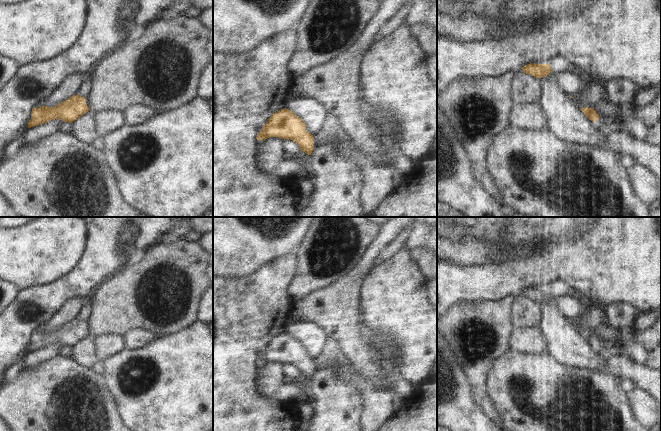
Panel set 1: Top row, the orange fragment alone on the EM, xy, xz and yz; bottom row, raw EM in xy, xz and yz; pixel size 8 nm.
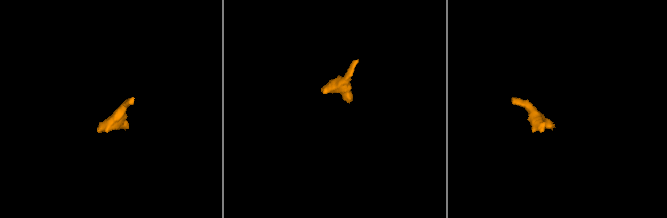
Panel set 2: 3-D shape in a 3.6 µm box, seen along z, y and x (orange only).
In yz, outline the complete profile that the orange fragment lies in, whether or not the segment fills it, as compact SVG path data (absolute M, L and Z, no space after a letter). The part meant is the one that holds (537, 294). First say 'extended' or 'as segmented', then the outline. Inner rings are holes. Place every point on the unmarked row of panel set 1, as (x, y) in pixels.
as segmented | M530 287L523 290L522 295L536 302L542 302L546 301L551 296L551 292L548 287L547 288Z

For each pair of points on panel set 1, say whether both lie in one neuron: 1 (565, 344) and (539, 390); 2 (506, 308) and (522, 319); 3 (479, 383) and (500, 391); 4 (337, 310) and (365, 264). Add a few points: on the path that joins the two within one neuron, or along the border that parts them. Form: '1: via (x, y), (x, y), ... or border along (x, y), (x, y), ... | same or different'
1: border along (546, 352), (560, 363), (577, 368) | different
2: border along (514, 299), (511, 305), (511, 324), (513, 329) | different
3: border along (493, 364), (486, 381), (486, 394), (495, 408) | different
4: via (341, 299), (356, 275) | same

